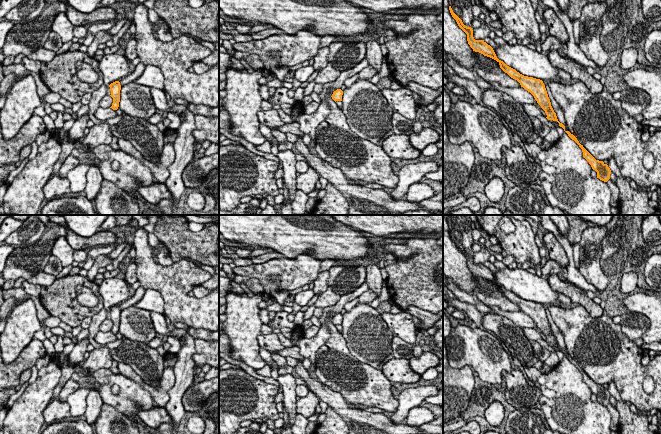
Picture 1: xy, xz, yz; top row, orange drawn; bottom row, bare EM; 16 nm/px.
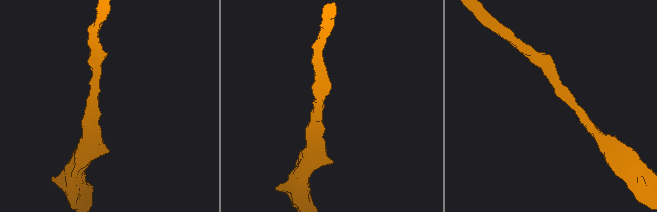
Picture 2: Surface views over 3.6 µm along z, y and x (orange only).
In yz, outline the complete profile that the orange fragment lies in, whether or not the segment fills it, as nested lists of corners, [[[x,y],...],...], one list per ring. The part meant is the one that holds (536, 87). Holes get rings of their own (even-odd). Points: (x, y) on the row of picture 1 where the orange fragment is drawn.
[[[449,6],[450,13],[452,17],[456,20],[458,26],[467,34],[467,41],[470,47],[475,52],[479,52],[484,56],[490,57],[496,60],[500,68],[507,73],[511,78],[517,80],[521,87],[530,92],[537,103],[545,111],[548,120],[557,121],[559,126],[565,131],[565,126],[560,123],[557,119],[556,113],[554,112],[550,99],[548,97],[545,85],[542,80],[533,77],[528,77],[520,74],[515,69],[507,66],[503,61],[499,60],[493,50],[493,48],[488,45],[484,40],[475,40],[473,37],[473,30],[471,27],[467,27],[463,24],[462,20],[453,12],[451,6]]]

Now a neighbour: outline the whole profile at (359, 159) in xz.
[[[332,97],[327,101],[330,114],[316,129],[316,155],[341,169],[354,184],[363,181],[395,188],[399,179],[392,170],[390,156],[381,146],[355,134]]]

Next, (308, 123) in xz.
[[[328,93],[326,99],[319,103],[319,107],[314,113],[303,113],[297,118],[297,122],[300,125],[300,131],[308,134],[311,138],[311,142],[315,143],[315,134],[318,125],[330,114],[329,103],[327,101],[330,97],[330,93]]]

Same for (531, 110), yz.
[[[523,104],[522,106],[527,115],[530,117],[537,117],[538,115],[542,115],[541,110],[533,104]]]

